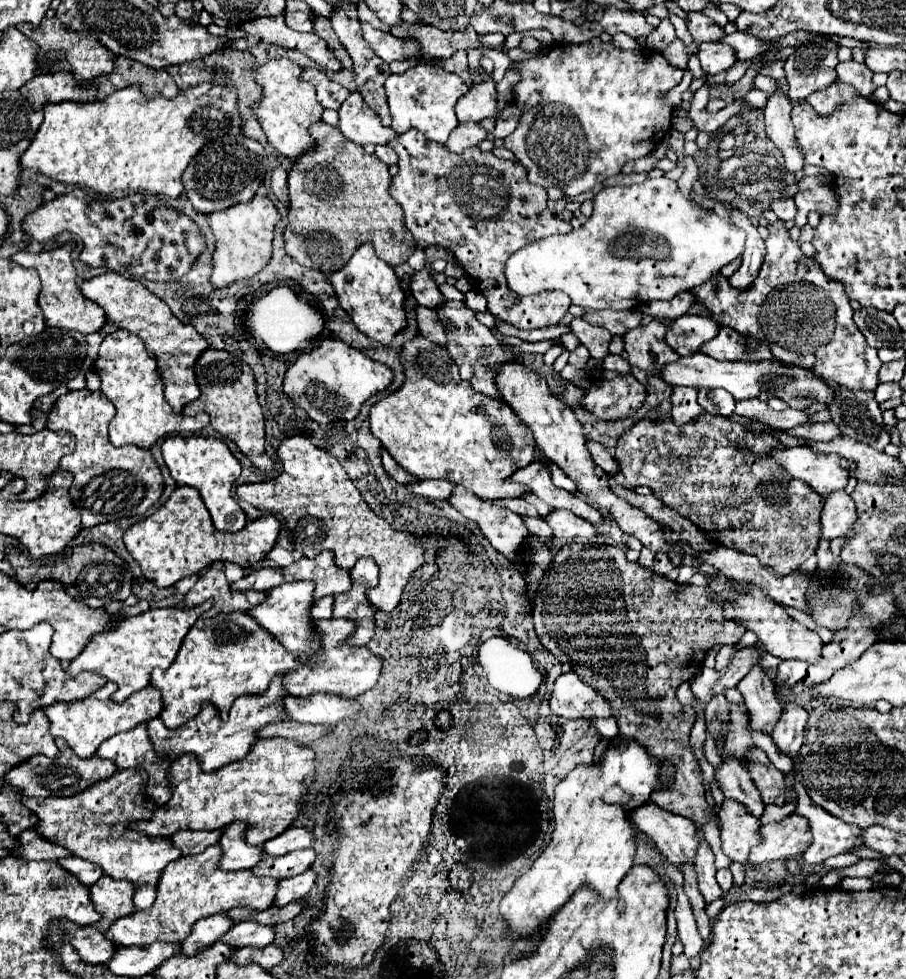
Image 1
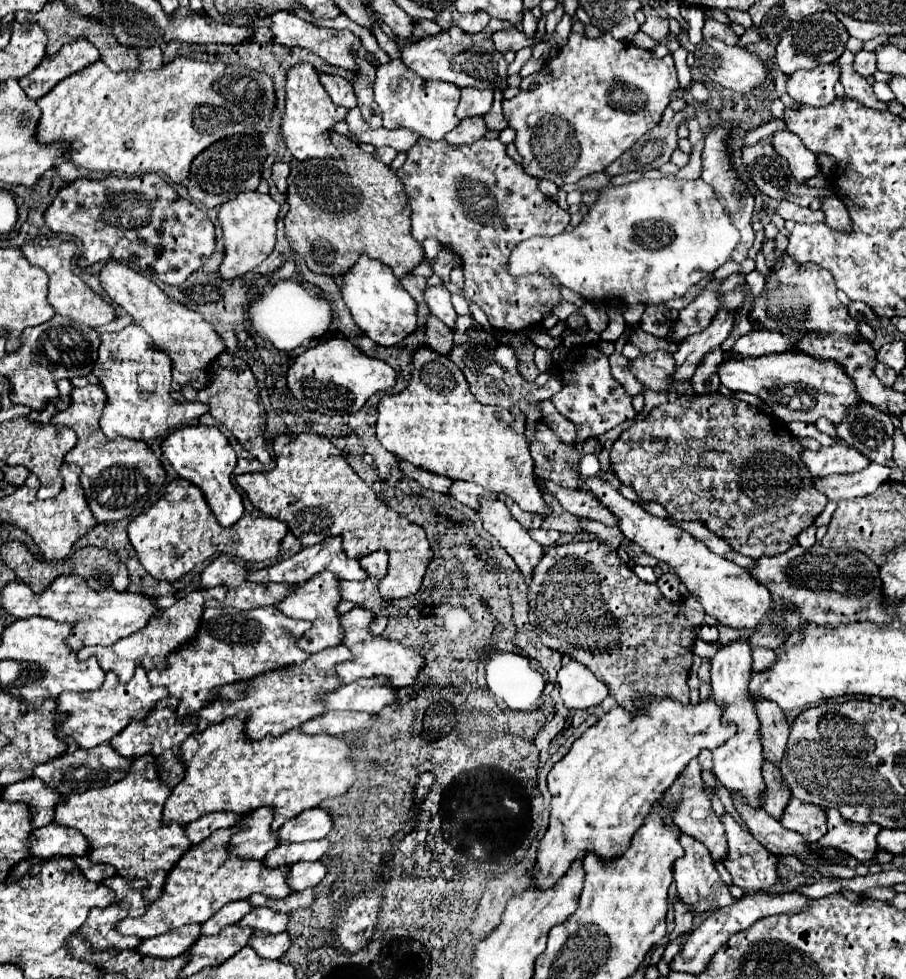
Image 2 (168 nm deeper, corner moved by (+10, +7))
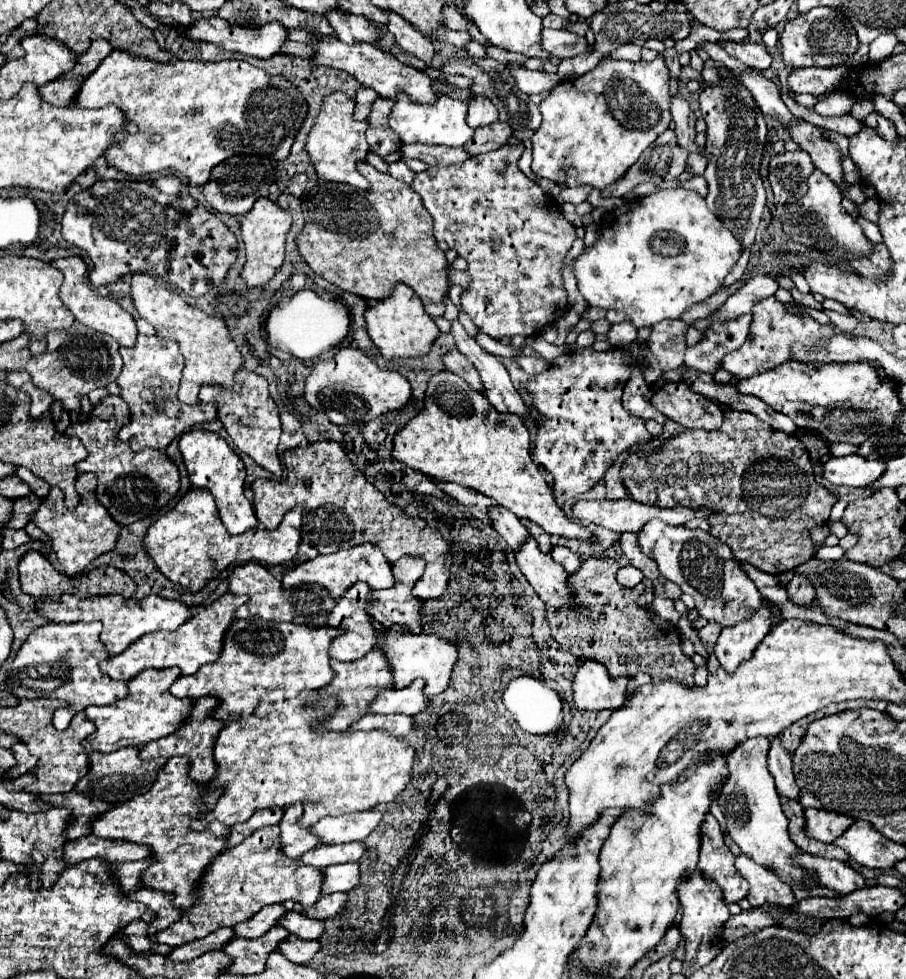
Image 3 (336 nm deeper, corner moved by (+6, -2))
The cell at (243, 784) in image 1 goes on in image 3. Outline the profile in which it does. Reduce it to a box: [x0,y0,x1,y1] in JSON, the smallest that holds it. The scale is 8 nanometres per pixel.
[190,691,414,831]

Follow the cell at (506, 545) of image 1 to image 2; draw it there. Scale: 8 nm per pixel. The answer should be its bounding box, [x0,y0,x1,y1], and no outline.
[478,498,544,578]

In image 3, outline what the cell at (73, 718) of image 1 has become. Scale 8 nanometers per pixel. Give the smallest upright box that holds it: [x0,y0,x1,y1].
[84,667,192,753]

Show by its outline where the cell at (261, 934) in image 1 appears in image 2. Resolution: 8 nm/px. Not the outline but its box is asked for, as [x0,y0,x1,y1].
[238,908,290,934]

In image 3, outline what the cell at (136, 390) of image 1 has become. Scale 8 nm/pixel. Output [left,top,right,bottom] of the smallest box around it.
[116,335,216,453]

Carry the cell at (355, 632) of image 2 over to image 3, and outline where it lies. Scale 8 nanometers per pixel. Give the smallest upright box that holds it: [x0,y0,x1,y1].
[376,627,458,697]

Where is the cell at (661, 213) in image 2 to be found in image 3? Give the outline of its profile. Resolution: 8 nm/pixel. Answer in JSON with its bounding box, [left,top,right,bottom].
[572,187,740,327]

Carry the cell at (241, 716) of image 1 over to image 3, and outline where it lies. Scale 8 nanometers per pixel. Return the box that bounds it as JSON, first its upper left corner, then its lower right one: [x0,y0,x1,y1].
[312,649,392,735]

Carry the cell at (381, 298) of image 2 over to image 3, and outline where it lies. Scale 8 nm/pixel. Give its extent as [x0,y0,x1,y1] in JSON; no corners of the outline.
[364,283,438,359]

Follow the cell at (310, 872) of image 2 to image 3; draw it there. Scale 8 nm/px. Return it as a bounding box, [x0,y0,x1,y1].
[320,863,358,895]

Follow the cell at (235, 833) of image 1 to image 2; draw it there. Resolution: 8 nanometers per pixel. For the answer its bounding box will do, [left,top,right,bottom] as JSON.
[230,808,280,860]

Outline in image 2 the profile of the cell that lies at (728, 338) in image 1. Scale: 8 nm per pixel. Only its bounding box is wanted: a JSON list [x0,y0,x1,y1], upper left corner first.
[732,330,798,358]

